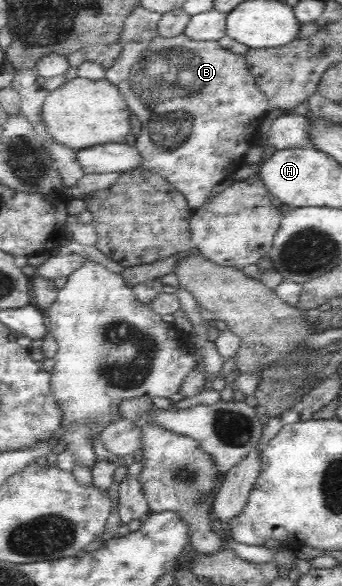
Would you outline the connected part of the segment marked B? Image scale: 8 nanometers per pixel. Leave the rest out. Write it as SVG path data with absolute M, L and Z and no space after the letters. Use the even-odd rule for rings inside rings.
M185 32L176 37L124 42L116 64L106 72L106 80L120 90L130 112L142 124L135 143L143 158L139 168L157 172L173 184L184 194L192 210L201 208L210 190L240 168L246 152L256 143L261 121L270 111L266 97L248 71L244 55L222 48L219 41L188 38Z

